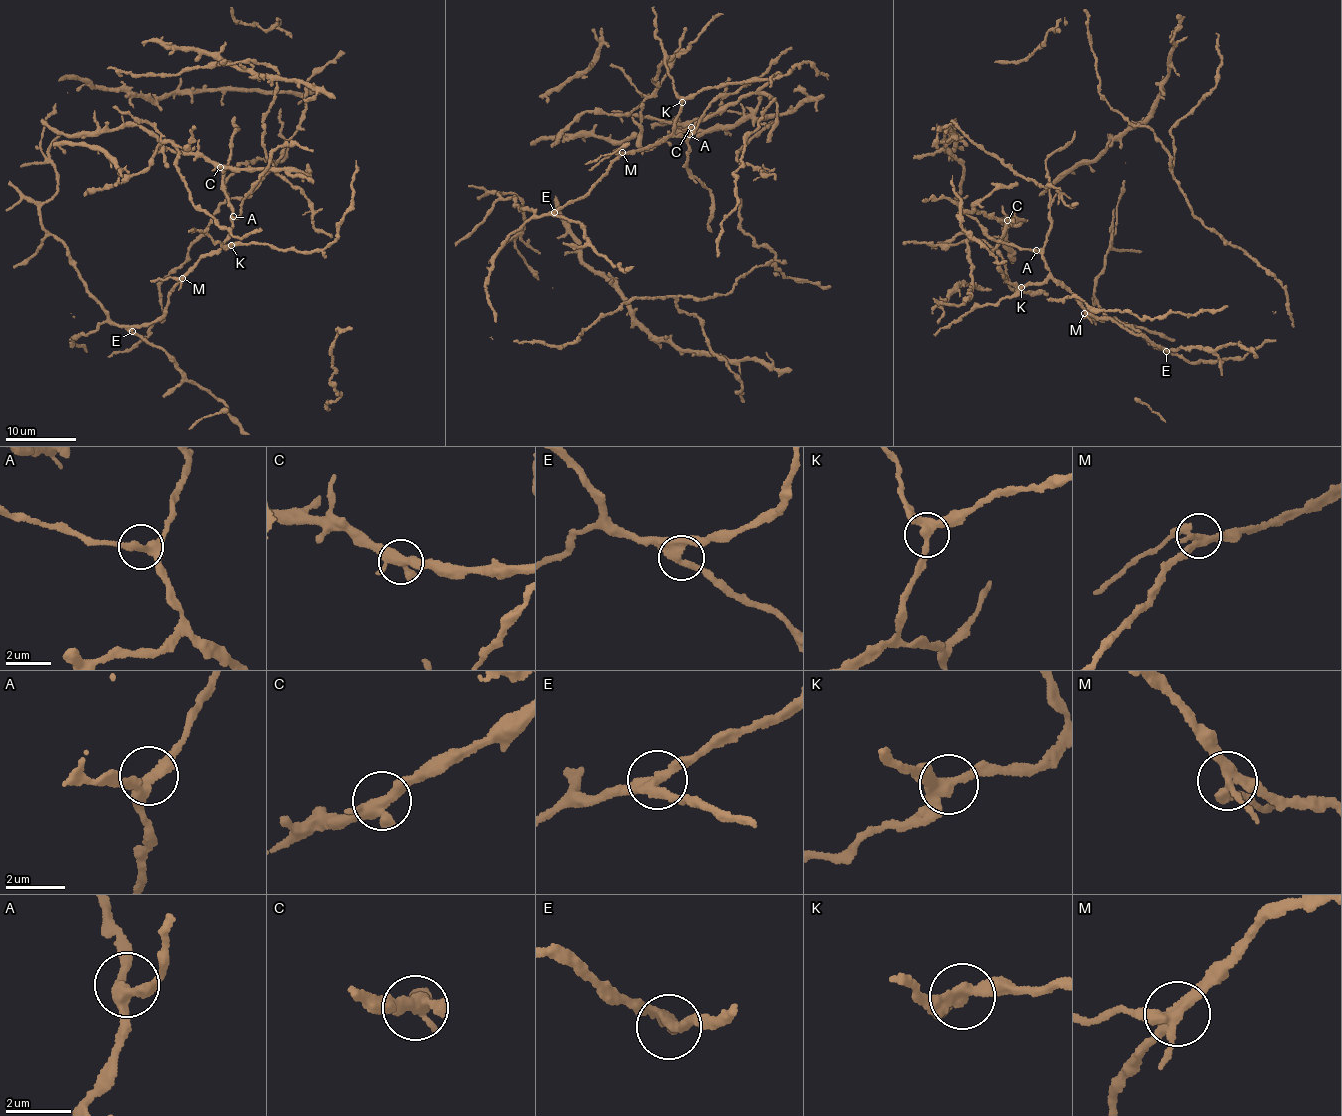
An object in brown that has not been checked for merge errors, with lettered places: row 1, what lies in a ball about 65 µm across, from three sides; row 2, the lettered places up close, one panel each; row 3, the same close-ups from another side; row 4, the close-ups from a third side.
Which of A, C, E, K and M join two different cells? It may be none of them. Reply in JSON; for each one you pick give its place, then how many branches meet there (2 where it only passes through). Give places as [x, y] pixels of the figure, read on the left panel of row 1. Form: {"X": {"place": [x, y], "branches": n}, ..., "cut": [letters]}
{"K": {"place": [231, 245], "branches": 3}, "M": {"place": [182, 278], "branches": 4}, "cut": ["K", "M"]}

